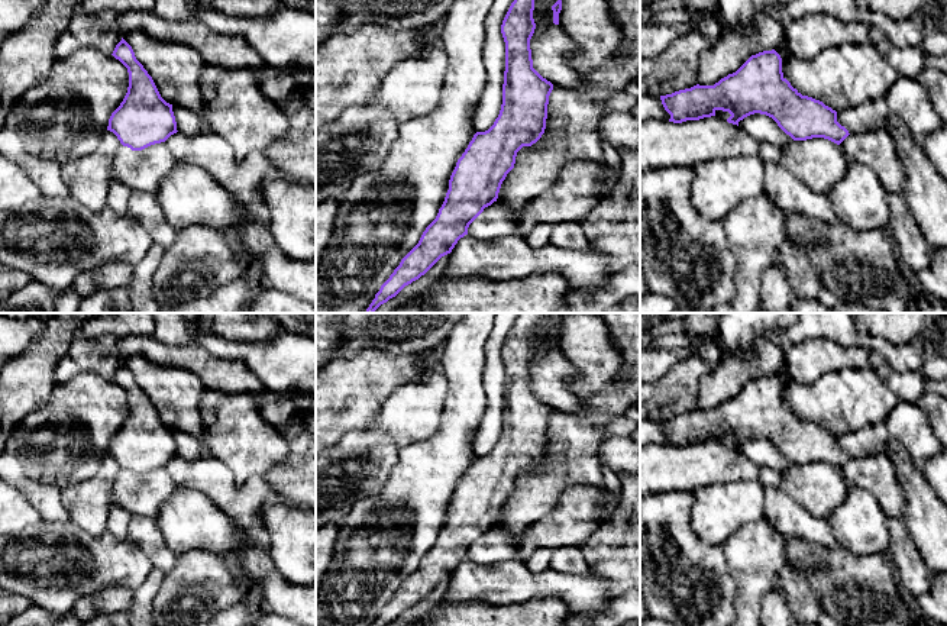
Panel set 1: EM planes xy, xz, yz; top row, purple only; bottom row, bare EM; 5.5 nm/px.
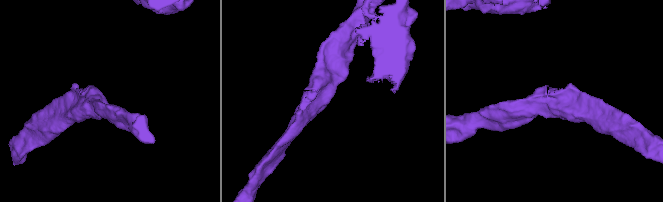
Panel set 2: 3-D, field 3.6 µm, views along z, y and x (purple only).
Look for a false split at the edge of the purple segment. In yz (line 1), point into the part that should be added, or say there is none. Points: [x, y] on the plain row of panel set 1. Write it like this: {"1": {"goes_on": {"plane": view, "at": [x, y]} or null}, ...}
{"1": {"goes_on": null}}

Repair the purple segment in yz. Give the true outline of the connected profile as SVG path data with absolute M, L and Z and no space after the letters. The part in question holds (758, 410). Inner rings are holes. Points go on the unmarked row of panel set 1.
M772 375L752 380L736 397L721 403L714 410L694 410L672 419L660 420L665 435L670 439L669 446L682 448L715 441L717 435L728 436L728 448L737 449L744 442L760 438L772 442L778 451L794 465L824 462L840 470L850 458L837 446L837 436L822 426L802 420L783 401L782 383Z

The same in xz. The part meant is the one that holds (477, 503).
M521 313L502 345L505 396L498 442L488 455L474 459L456 487L436 543L372 626L395 622L450 578L465 559L489 565L517 556L514 541L497 523L502 506L514 493L517 477L536 468L546 454L553 409L533 393L530 374L536 354L534 325L543 314Z

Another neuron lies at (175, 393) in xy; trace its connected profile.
M140 354L129 355L123 364L132 371L136 384L152 401L161 422L172 429L204 441L200 400L206 390L191 371L161 367Z

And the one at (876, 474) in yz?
M883 452L849 459L840 468L840 475L850 488L863 488L873 494L889 519L901 517L904 509L902 487L896 480L893 464Z

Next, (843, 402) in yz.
M785 367L775 375L782 383L782 397L791 410L836 436L886 423L899 403L882 372L872 368L828 372L812 384L795 381Z

